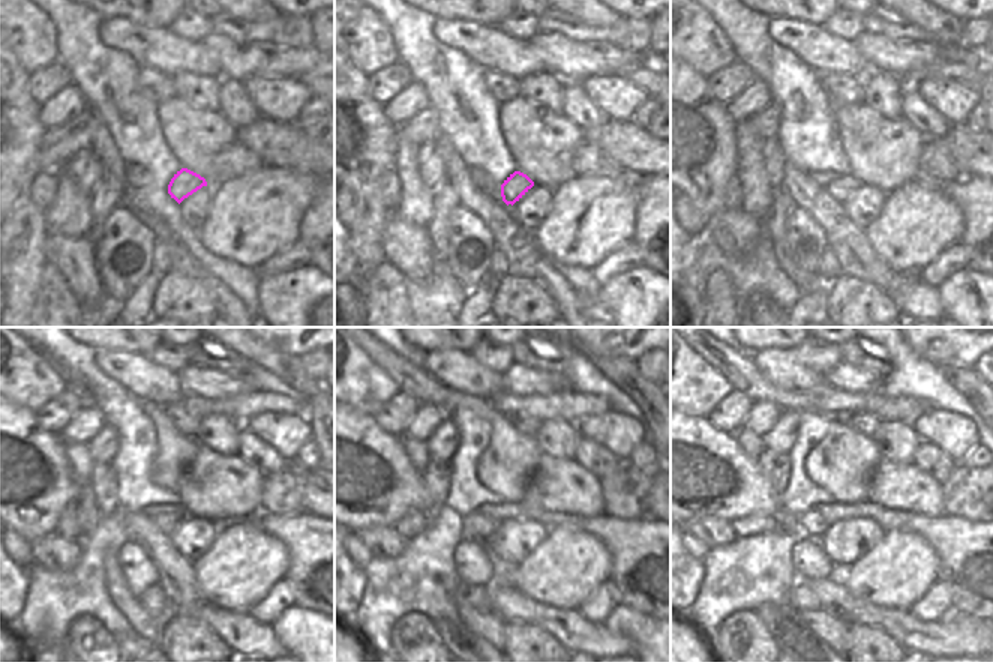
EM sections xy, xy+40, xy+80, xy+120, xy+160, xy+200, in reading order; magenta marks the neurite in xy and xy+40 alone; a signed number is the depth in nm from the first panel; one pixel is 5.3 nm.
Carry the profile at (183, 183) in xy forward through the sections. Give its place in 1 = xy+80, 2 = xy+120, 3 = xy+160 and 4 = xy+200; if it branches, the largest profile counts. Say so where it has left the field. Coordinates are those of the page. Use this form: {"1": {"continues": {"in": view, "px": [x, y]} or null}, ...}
{"1": {"continues": {"in": "xy+80", "px": [840, 188]}}, "2": {"continues": {"in": "xy+120", "px": [167, 523]}}, "3": {"continues": {"in": "xy+160", "px": [477, 526]}}, "4": {"continues": {"in": "xy+200", "px": [812, 526]}}}

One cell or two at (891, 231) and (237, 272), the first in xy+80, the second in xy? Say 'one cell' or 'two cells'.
two cells

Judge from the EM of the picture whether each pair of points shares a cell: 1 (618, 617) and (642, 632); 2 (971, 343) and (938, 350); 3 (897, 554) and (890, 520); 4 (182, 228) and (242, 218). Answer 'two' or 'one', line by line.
1: one
2: one
3: two
4: two

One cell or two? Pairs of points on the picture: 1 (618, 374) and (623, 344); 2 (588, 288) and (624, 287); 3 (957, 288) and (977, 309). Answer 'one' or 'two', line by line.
1: two
2: two
3: one

